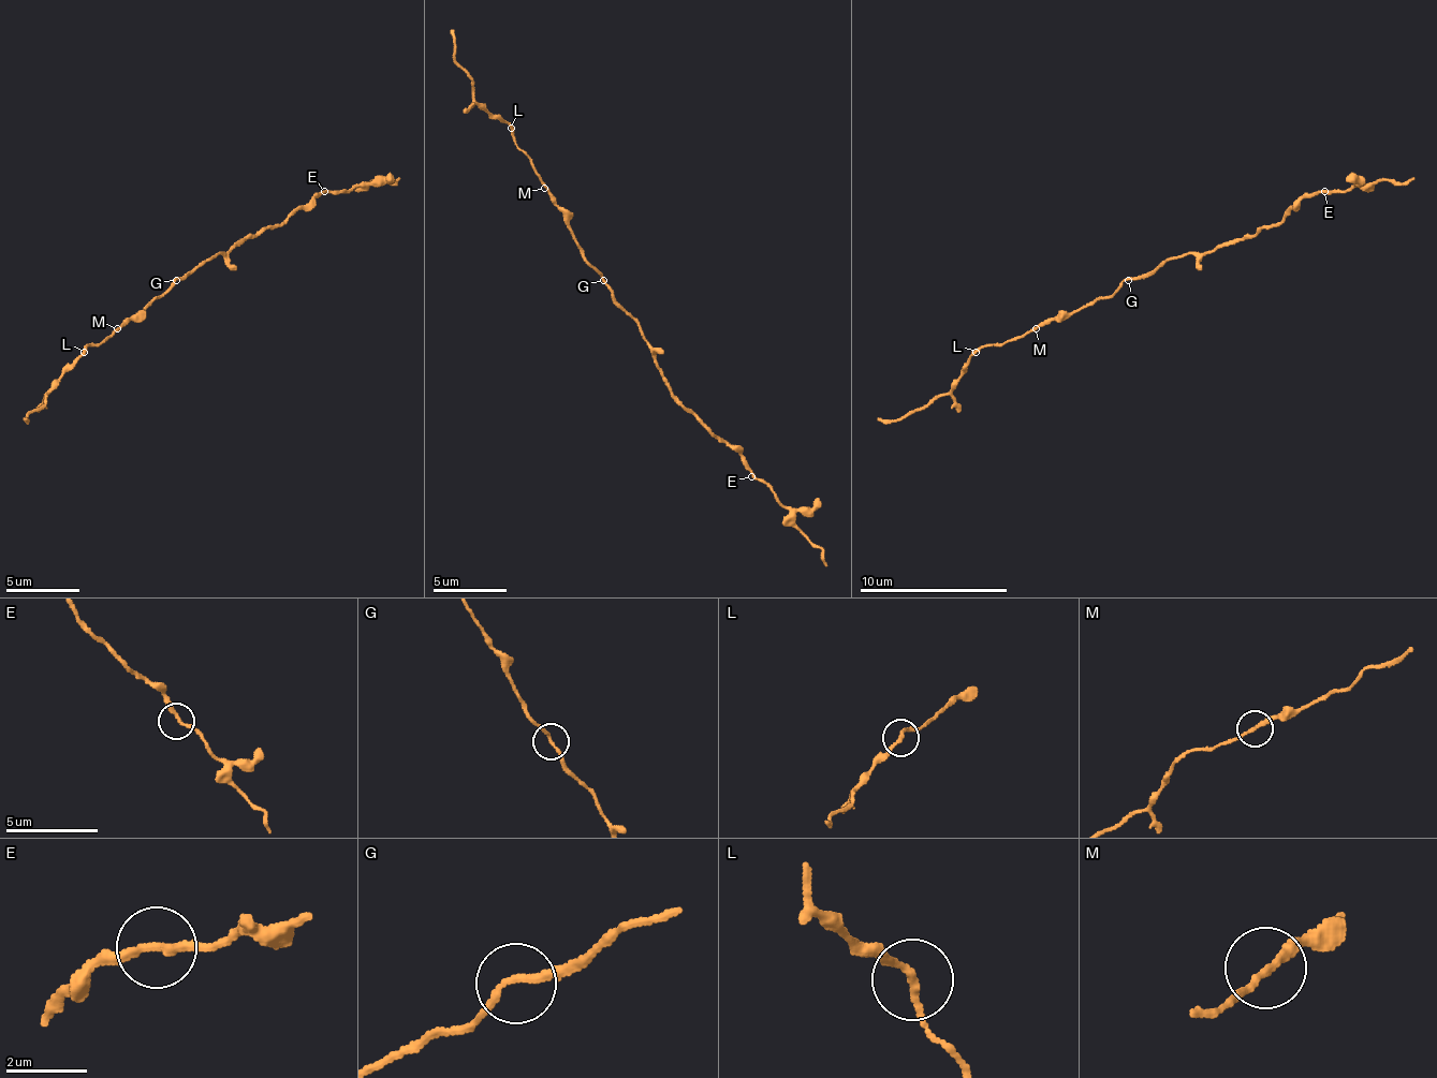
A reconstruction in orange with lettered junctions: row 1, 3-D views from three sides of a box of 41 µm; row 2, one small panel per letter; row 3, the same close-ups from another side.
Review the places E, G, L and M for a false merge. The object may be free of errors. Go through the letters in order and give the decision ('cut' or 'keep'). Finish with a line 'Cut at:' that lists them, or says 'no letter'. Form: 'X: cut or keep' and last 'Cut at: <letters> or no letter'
E: keep
G: keep
L: keep
M: keep
Cut at: no letter

